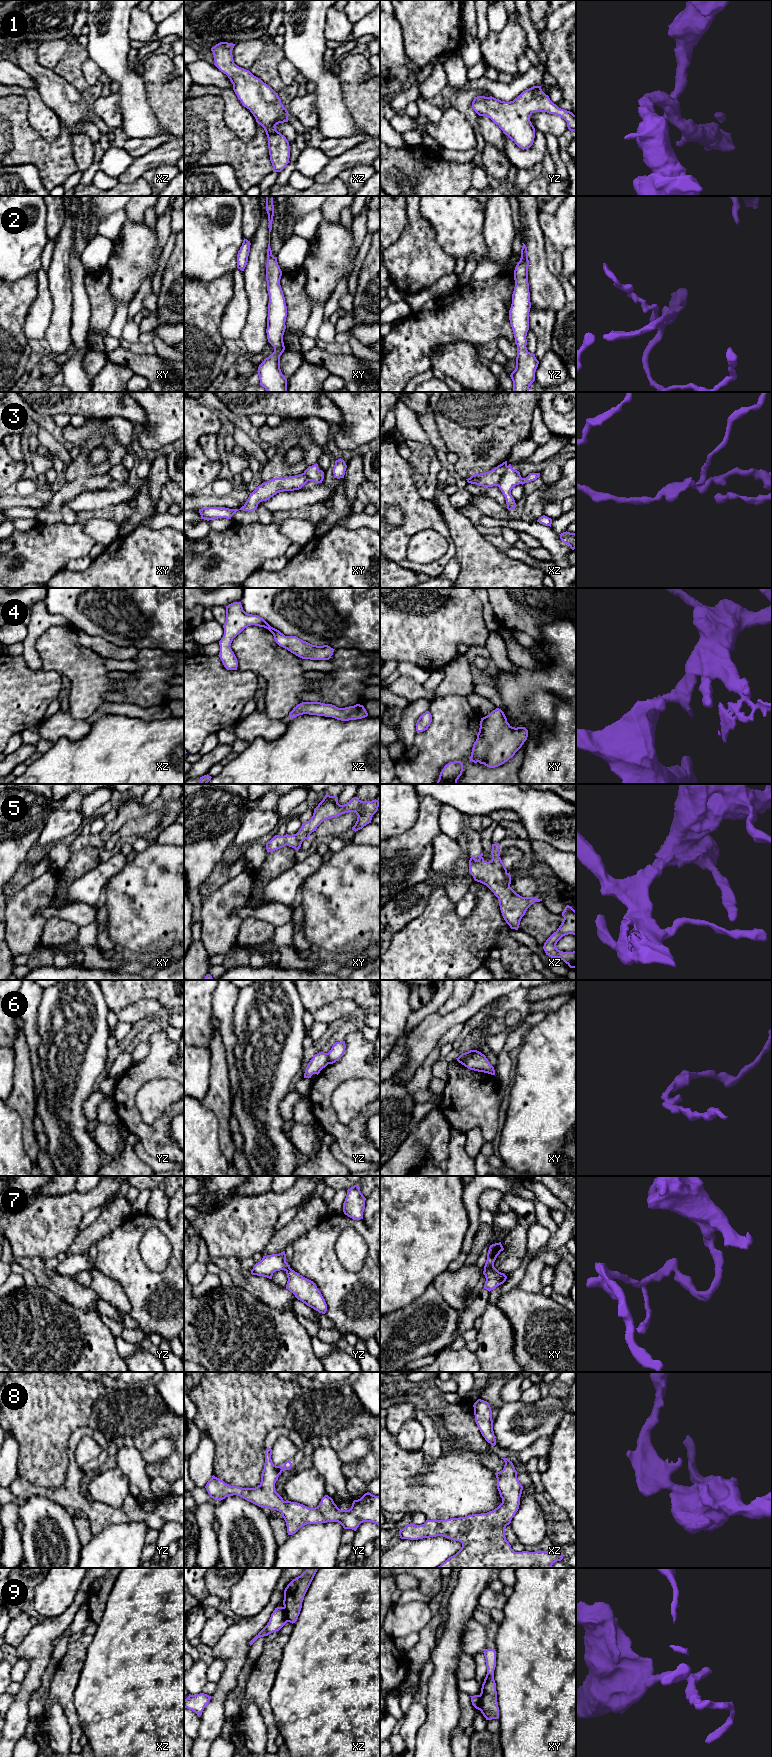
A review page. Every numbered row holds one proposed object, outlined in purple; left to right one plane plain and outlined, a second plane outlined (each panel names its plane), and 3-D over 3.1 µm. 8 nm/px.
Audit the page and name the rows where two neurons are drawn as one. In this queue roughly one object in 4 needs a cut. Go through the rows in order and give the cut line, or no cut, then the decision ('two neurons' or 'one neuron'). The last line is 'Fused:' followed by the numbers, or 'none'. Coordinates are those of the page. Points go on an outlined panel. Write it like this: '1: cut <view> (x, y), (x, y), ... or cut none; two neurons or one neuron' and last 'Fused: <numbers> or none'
1: cut none; one neuron
2: cut none; one neuron
3: cut xz (507, 466), (497, 485); two neurons
4: cut none; one neuron
5: cut none; one neuron
6: cut yz (326, 1053), (328, 1063); two neurons
7: cut xy (493, 1265), (484, 1270); two neurons
8: cut none; one neuron
9: cut xz (283, 1607), (285, 1618), (288, 1621); two neurons
Fused: 3, 6, 7, 9

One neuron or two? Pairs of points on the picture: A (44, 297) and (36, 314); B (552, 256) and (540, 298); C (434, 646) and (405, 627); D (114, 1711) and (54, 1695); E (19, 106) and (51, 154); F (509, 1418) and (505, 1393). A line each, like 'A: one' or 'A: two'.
A: one
B: two
C: one
D: two
E: one
F: two

